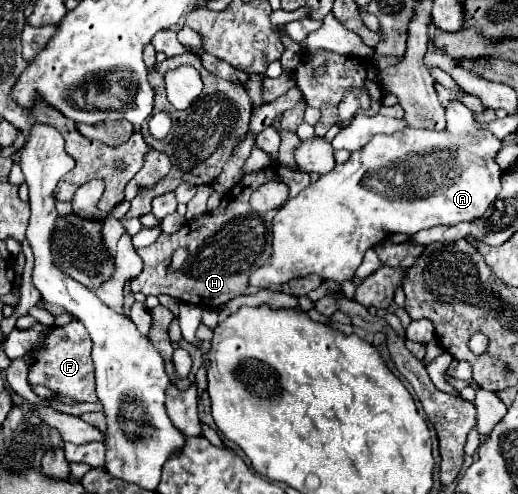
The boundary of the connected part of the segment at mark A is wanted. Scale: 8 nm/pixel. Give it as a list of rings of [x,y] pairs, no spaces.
[[[462,102],[448,104],[446,128],[442,132],[404,128],[394,134],[376,134],[366,146],[352,152],[344,164],[336,164],[332,172],[322,174],[298,196],[280,206],[272,220],[272,256],[256,272],[252,272],[250,286],[268,288],[272,284],[284,284],[292,278],[302,278],[308,274],[318,274],[324,280],[336,282],[352,280],[364,252],[382,243],[390,232],[414,236],[416,232],[438,224],[452,226],[480,218],[500,192],[502,170],[494,160],[500,148],[502,140],[482,128]]]

